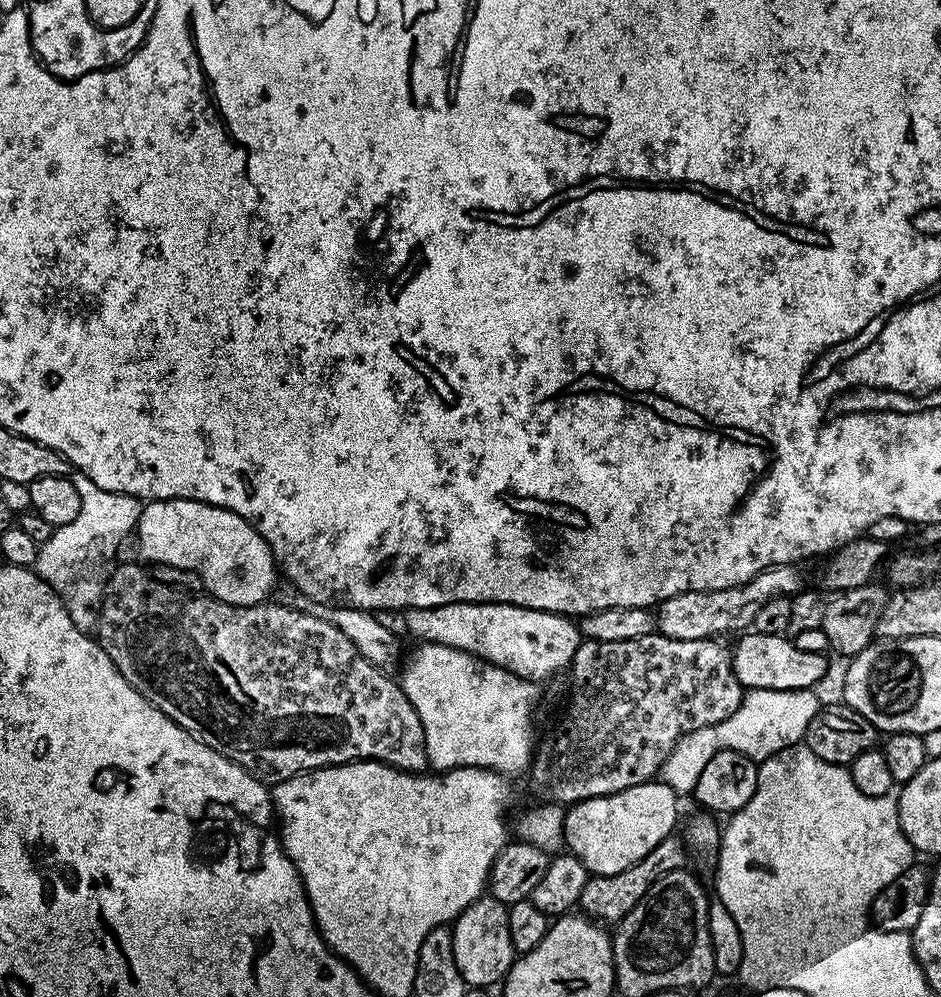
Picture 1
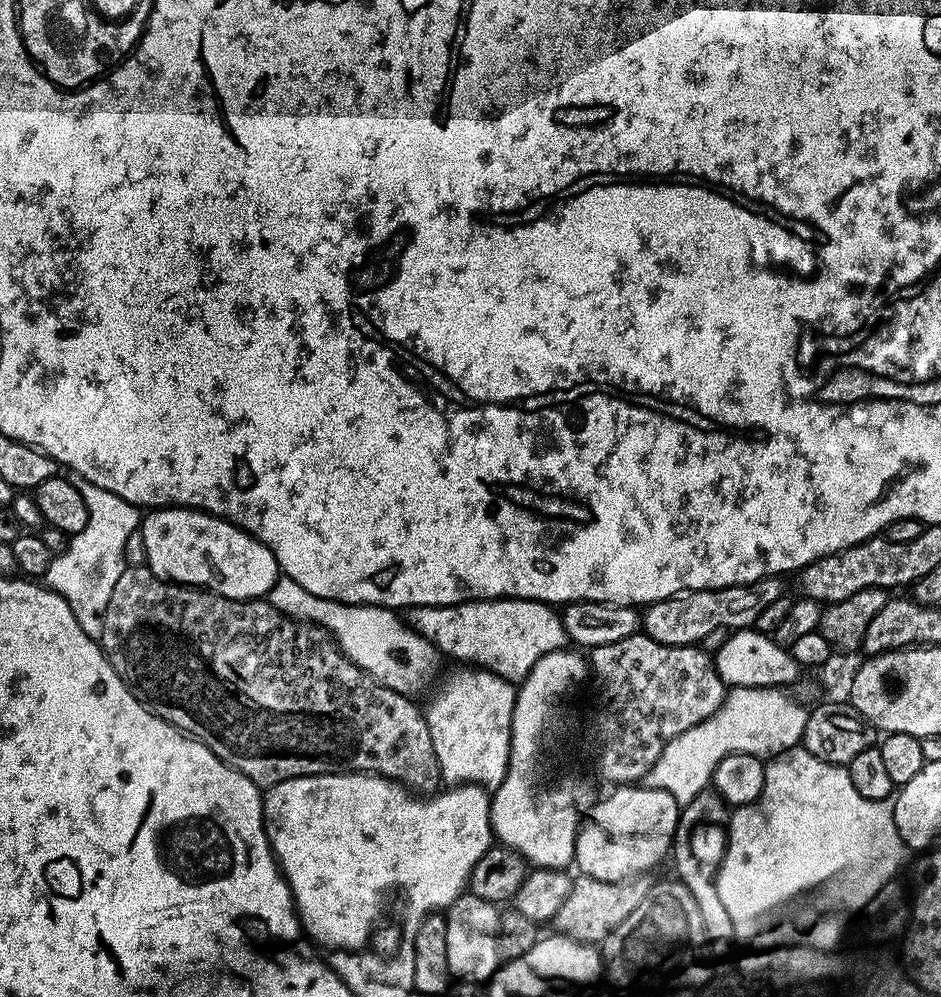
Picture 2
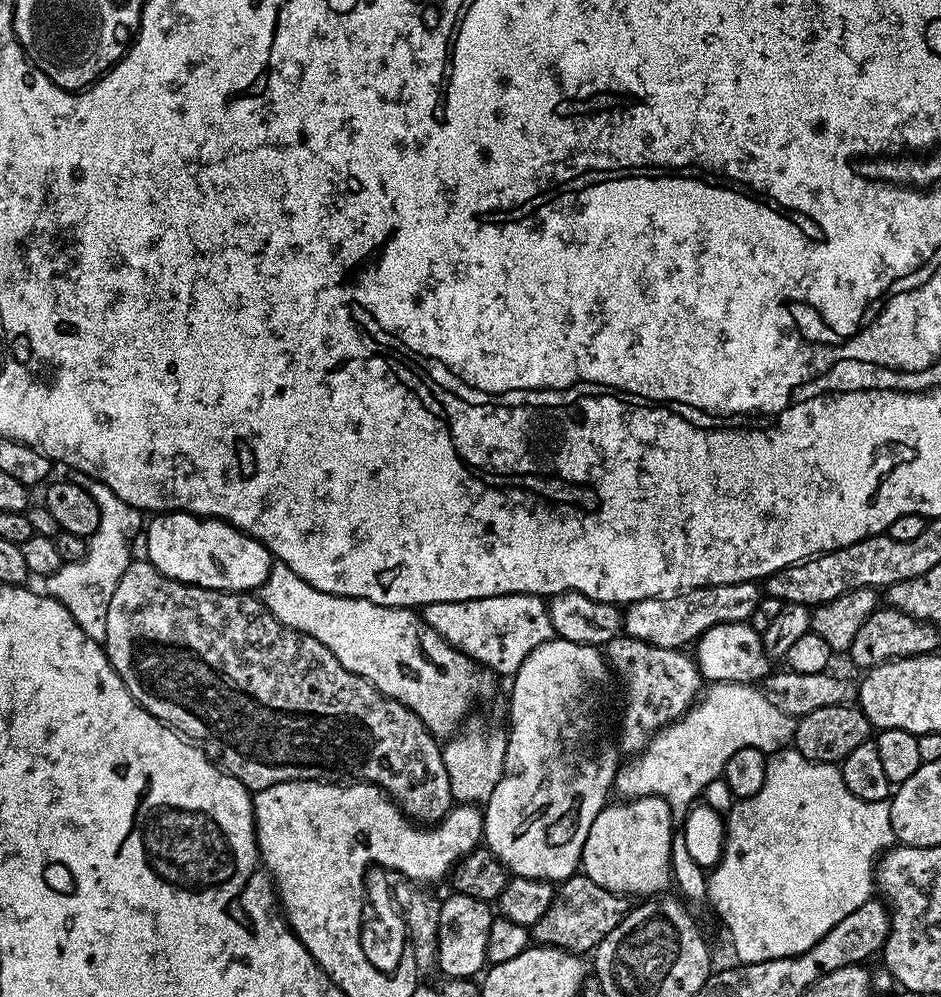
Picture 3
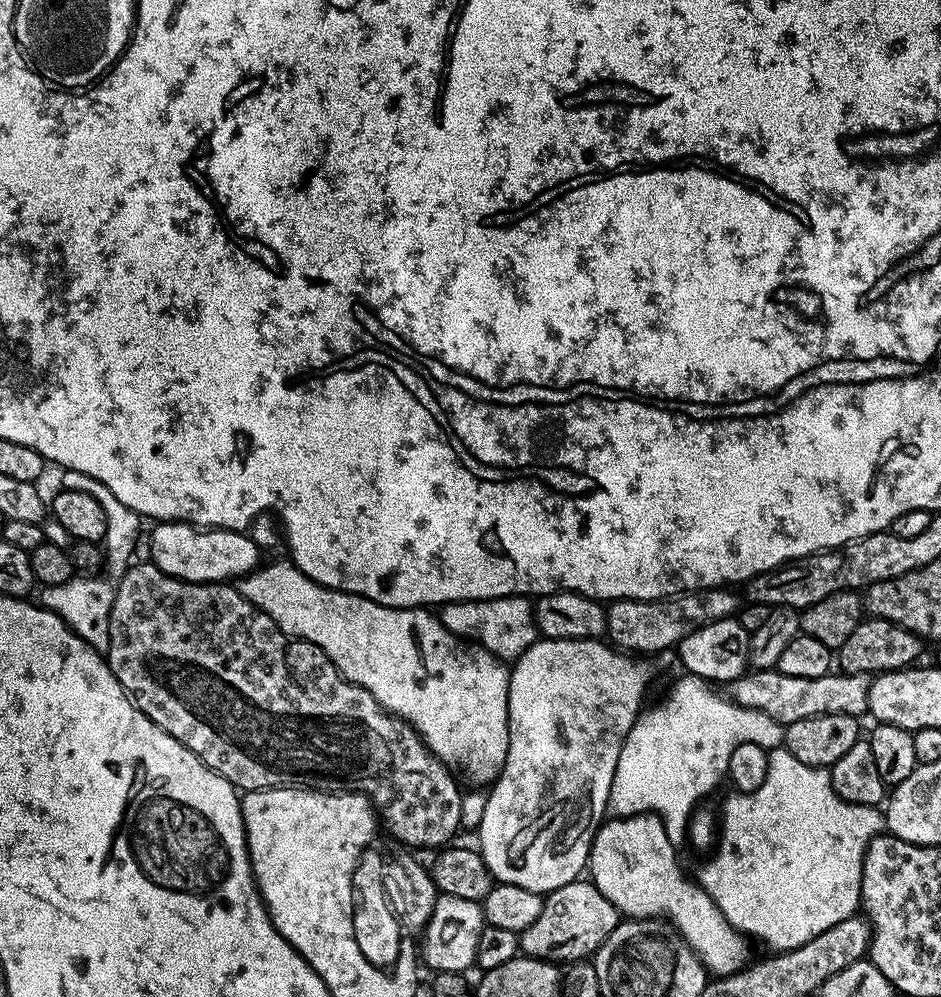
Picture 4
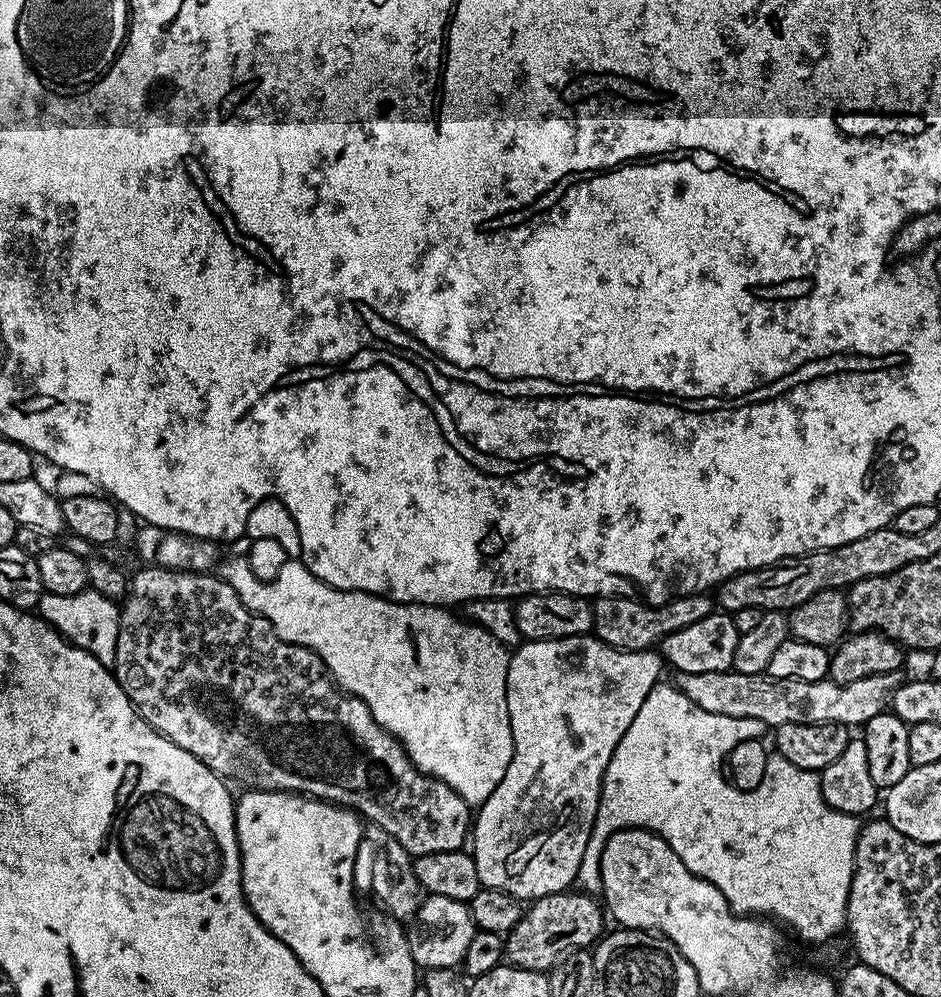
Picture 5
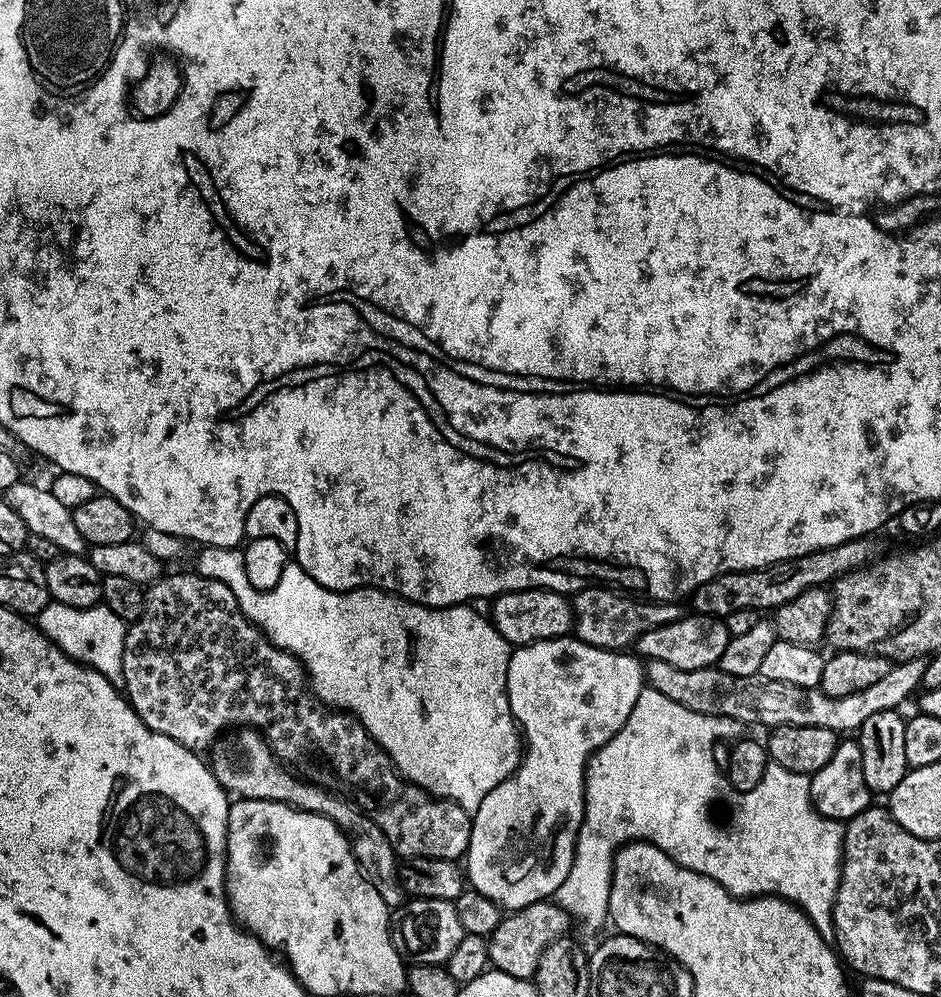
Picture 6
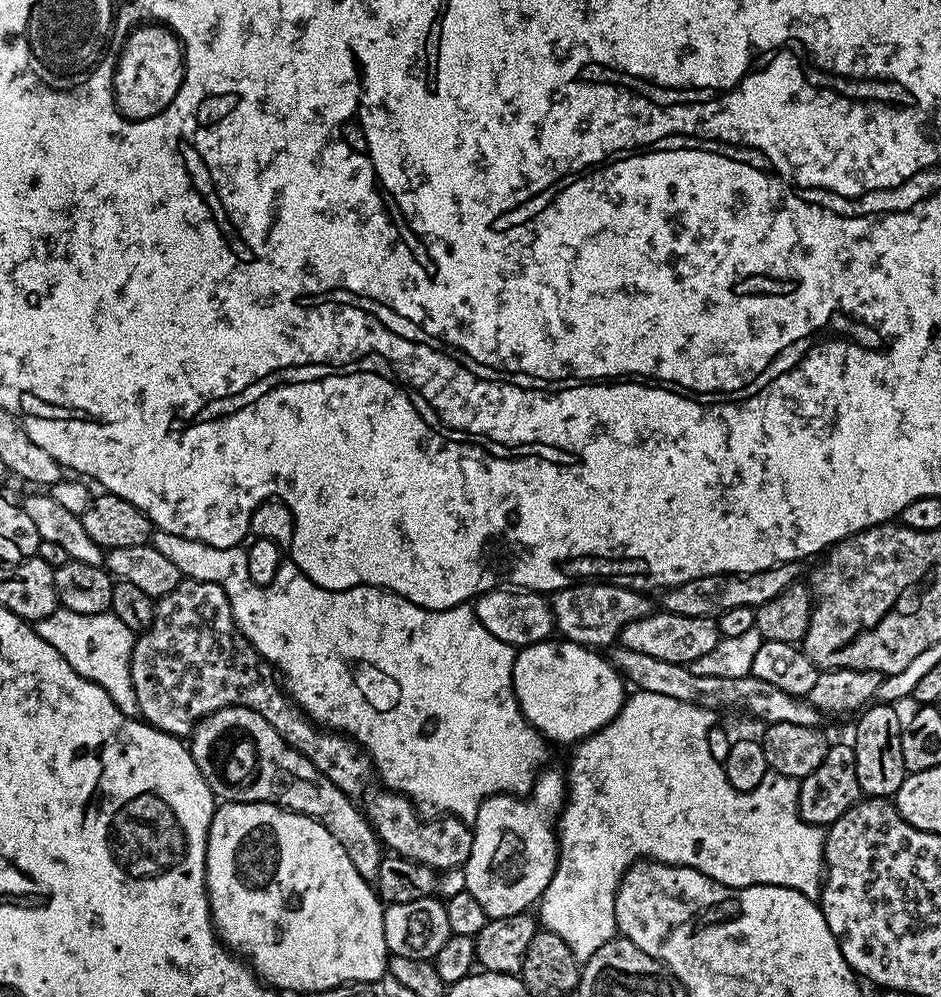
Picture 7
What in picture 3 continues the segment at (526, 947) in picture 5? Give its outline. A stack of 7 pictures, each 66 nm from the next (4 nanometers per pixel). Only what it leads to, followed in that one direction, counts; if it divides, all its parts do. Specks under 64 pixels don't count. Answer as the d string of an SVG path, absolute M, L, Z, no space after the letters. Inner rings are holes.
M577 874L557 887L550 910L546 910L546 914L532 925L530 936L537 945L546 948L562 948L565 952L577 954L591 953L629 911L630 904L625 897L598 886L598 882L590 882L586 875Z

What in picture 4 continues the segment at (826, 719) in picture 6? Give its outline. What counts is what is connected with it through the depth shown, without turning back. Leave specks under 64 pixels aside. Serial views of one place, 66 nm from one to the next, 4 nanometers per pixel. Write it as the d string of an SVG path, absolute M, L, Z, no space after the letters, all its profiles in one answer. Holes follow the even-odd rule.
M749 670L738 679L727 685L727 695L736 704L741 704L754 710L762 710L762 714L770 714L770 718L785 726L798 722L801 718L814 718L818 714L842 713L854 717L865 715L868 709L868 692L873 682L873 675L831 672L822 678L794 678L791 674L782 674L775 670Z

